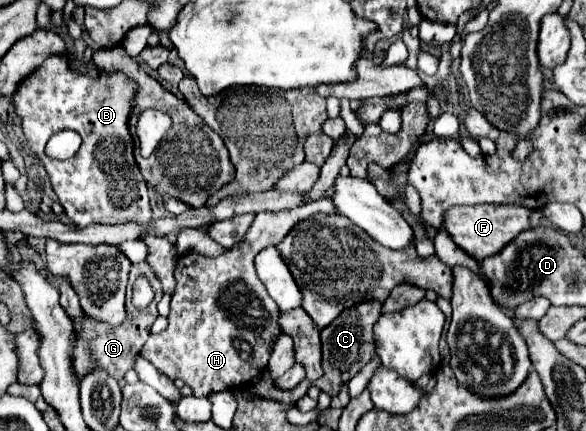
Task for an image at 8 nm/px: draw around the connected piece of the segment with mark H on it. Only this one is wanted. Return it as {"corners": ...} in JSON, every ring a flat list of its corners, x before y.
{"corners":[[320,199,316,203,308,203,296,209,276,211,276,213,258,213,252,221,252,227,244,235,236,247,224,251,218,257,200,257,200,255,184,255,178,259,176,265,176,291,172,293,170,315,168,315,168,329,160,334,150,334,148,341,142,347,142,355,166,377,182,379,186,385,192,387,196,397,208,397,212,391,226,391,232,387,248,385,254,377,262,375,268,365,274,341,280,335,278,329,278,305,270,299,264,285,260,283,258,275,254,273,254,255,264,247,276,245,284,239,284,235,300,221,316,215,338,213,330,199]]}

